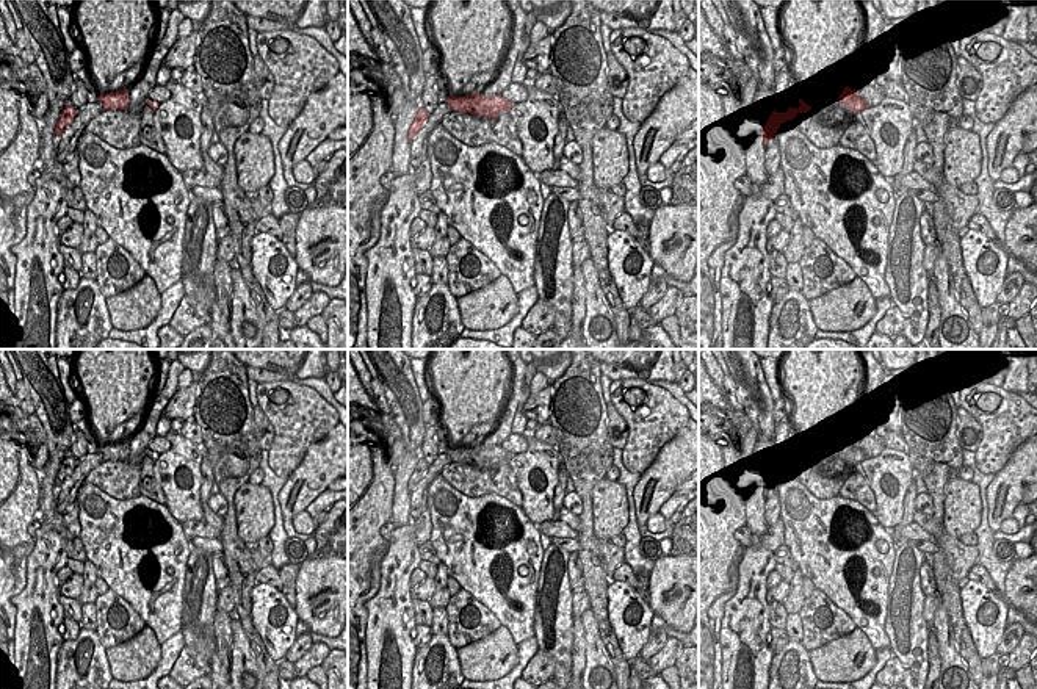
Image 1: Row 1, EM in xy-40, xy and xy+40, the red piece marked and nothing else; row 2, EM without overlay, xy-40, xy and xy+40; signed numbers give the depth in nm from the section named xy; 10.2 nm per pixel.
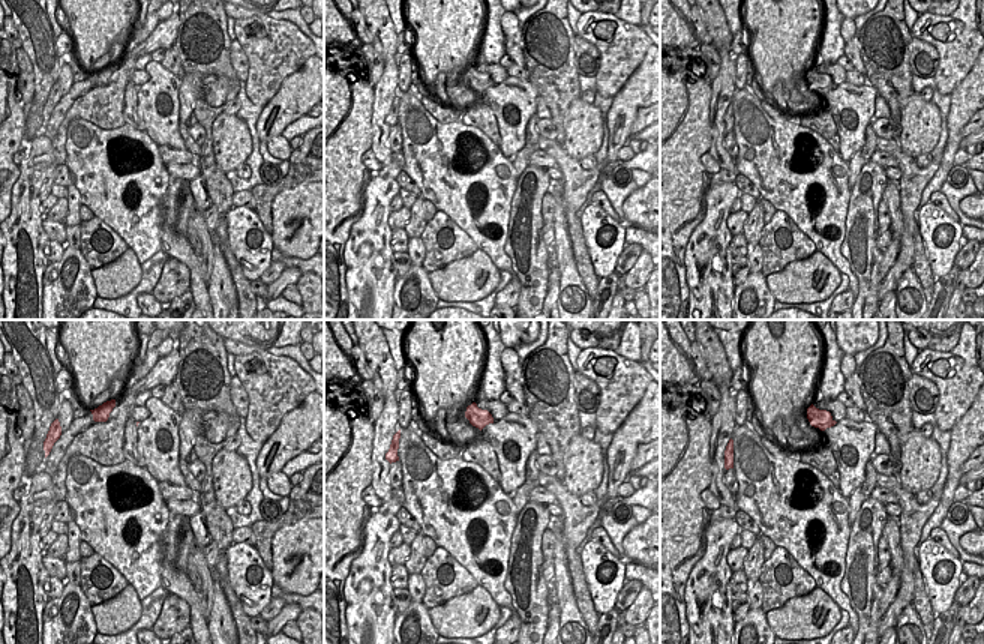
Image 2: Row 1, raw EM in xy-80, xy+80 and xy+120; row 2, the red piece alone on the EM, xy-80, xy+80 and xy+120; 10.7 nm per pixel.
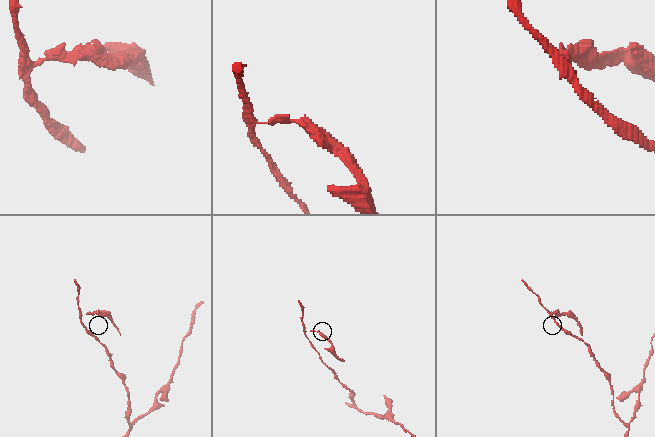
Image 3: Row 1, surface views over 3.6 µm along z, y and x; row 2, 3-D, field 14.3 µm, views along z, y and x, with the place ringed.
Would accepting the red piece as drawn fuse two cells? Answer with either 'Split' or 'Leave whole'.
Split

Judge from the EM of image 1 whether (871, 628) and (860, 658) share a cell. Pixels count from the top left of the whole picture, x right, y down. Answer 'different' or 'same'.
different

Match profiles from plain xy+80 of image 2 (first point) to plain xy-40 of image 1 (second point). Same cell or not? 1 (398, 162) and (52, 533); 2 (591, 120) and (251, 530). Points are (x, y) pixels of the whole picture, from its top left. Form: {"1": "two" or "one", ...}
{"1": "two", "2": "one"}

